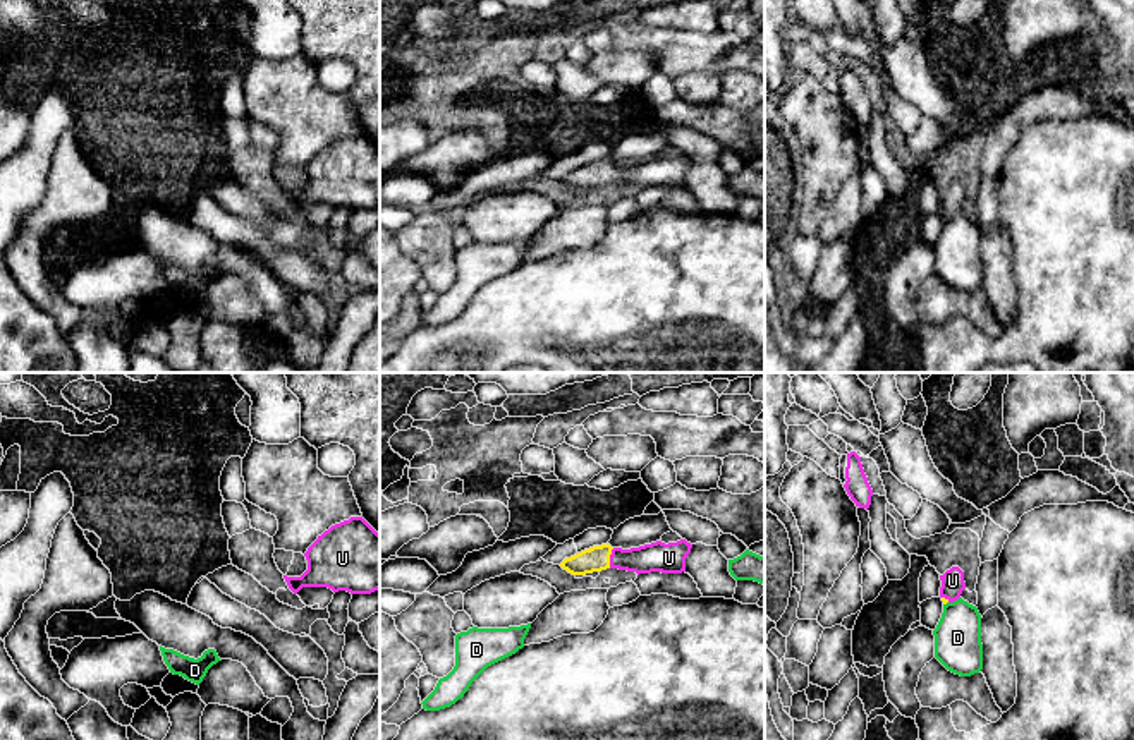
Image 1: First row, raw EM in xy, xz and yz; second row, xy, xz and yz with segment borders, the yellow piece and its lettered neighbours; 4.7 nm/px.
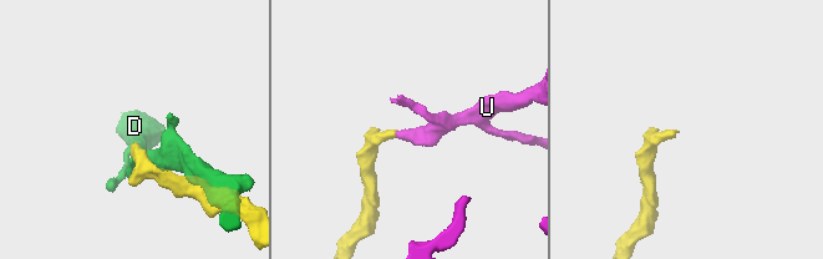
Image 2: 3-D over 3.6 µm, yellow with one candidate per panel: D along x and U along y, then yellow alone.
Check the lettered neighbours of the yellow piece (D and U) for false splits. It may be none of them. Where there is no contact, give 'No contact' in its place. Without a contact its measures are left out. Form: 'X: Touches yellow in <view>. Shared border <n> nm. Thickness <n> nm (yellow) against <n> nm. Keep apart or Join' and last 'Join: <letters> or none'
D: Touches yellow in yz. Shared border 30 nm. Thickness 20 nm (yellow) against 220 nm. Keep apart
U: Touches yellow in xz. Shared border 100 nm. Thickness 120 nm (yellow) against 140 nm. Join
Join: U

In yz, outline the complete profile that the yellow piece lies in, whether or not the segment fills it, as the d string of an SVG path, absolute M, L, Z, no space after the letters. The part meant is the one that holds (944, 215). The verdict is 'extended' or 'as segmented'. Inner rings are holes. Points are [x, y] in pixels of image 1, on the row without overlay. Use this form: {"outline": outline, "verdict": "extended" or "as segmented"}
{"outline": "M959 182L947 185L943 191L940 191L940 196L940 213L943 220L957 216L966 204L964 187Z", "verdict": "extended"}

